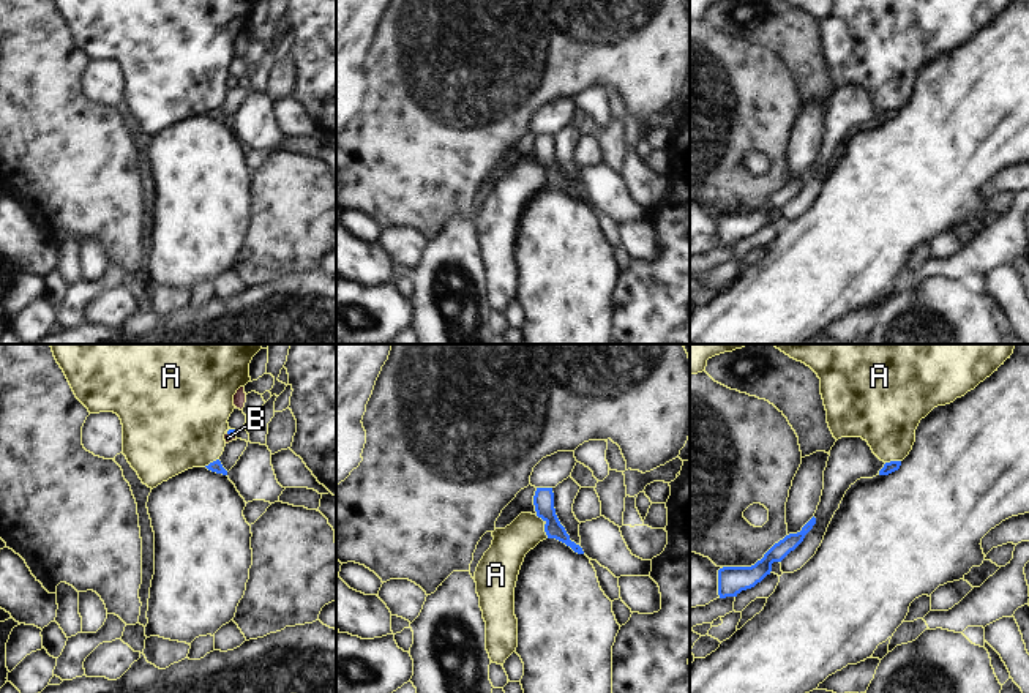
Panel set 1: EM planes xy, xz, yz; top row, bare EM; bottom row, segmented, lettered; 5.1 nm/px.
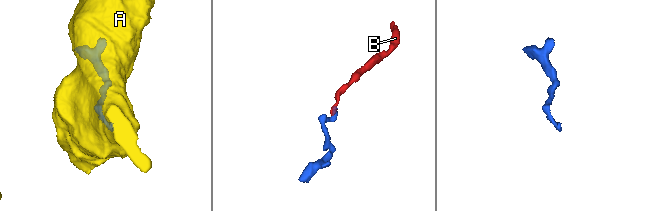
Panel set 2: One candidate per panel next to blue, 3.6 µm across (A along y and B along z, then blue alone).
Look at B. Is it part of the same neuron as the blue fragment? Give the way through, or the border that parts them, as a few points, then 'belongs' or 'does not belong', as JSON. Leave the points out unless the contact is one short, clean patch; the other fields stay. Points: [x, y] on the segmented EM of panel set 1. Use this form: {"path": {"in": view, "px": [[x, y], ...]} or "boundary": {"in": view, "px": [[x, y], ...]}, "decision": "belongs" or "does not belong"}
{"path": {"in": "xy", "px": [[229, 431], [229, 433], [228, 438]]}, "decision": "belongs"}

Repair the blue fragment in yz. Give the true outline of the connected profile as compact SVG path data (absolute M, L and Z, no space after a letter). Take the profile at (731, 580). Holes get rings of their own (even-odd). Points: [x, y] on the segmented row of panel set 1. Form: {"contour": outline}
{"contour": "M813 516L800 532L789 534L775 543L761 560L751 567L723 567L718 570L718 595L720 598L737 597L742 590L754 587L772 571L773 562L781 562L791 551L794 551L805 538L805 535L816 524Z"}

